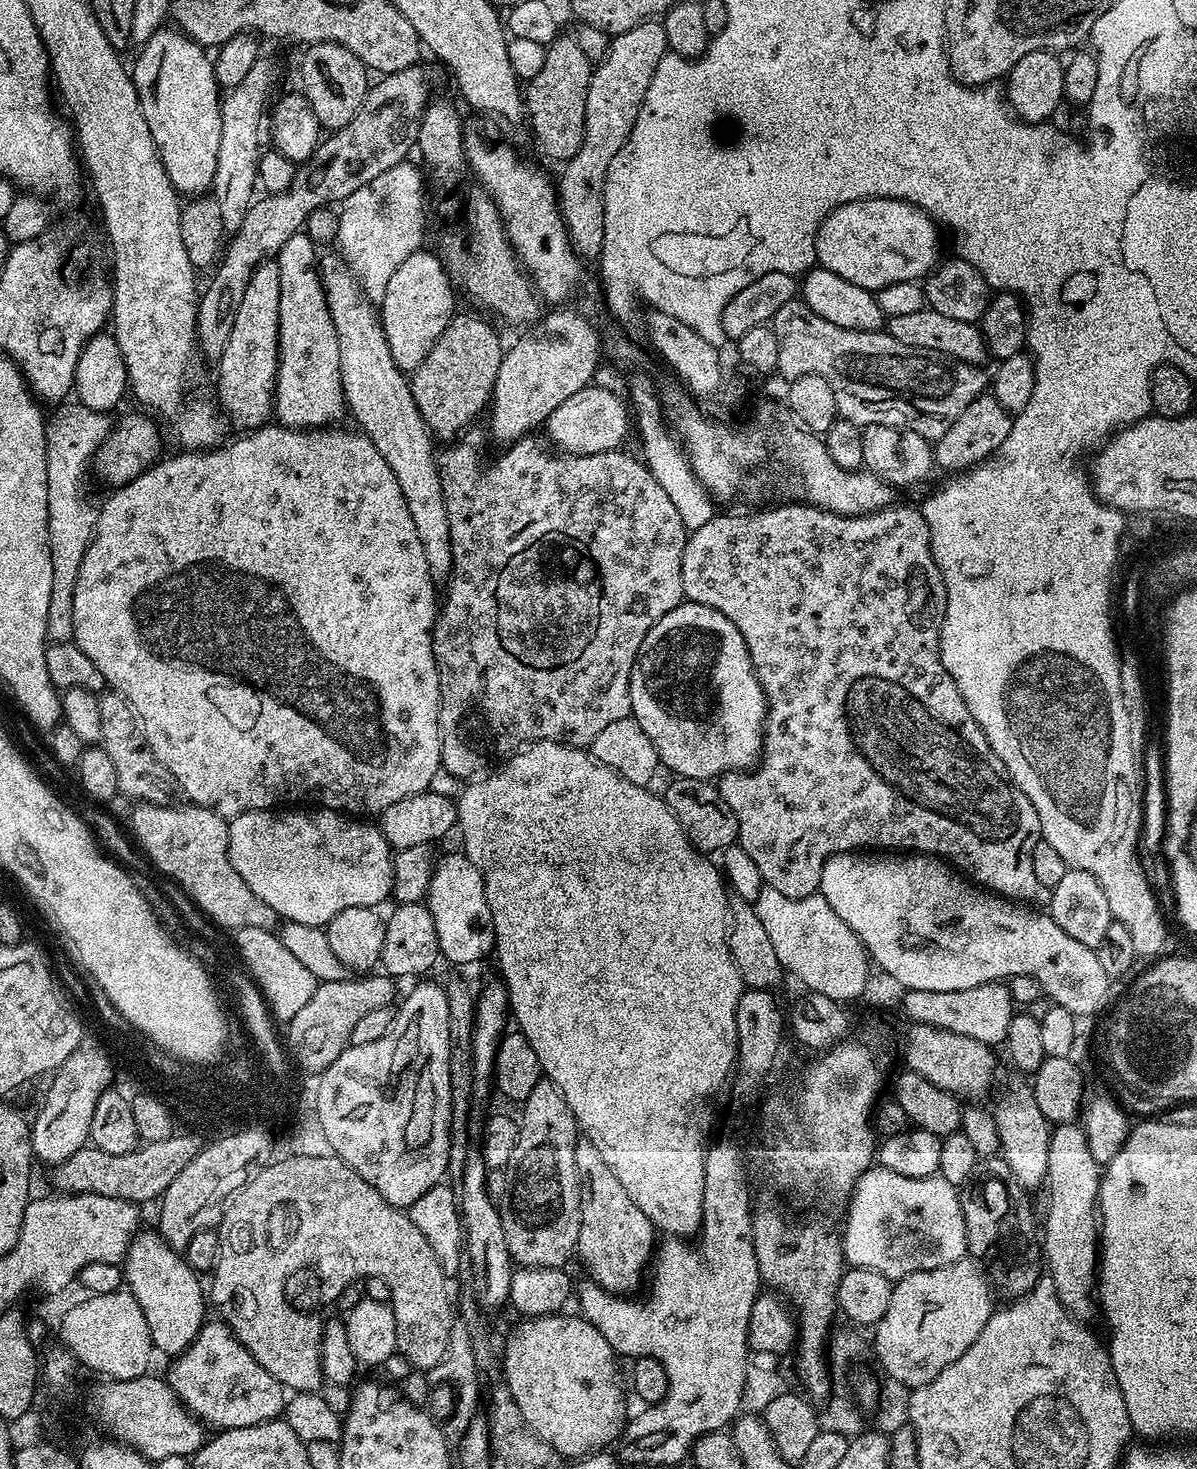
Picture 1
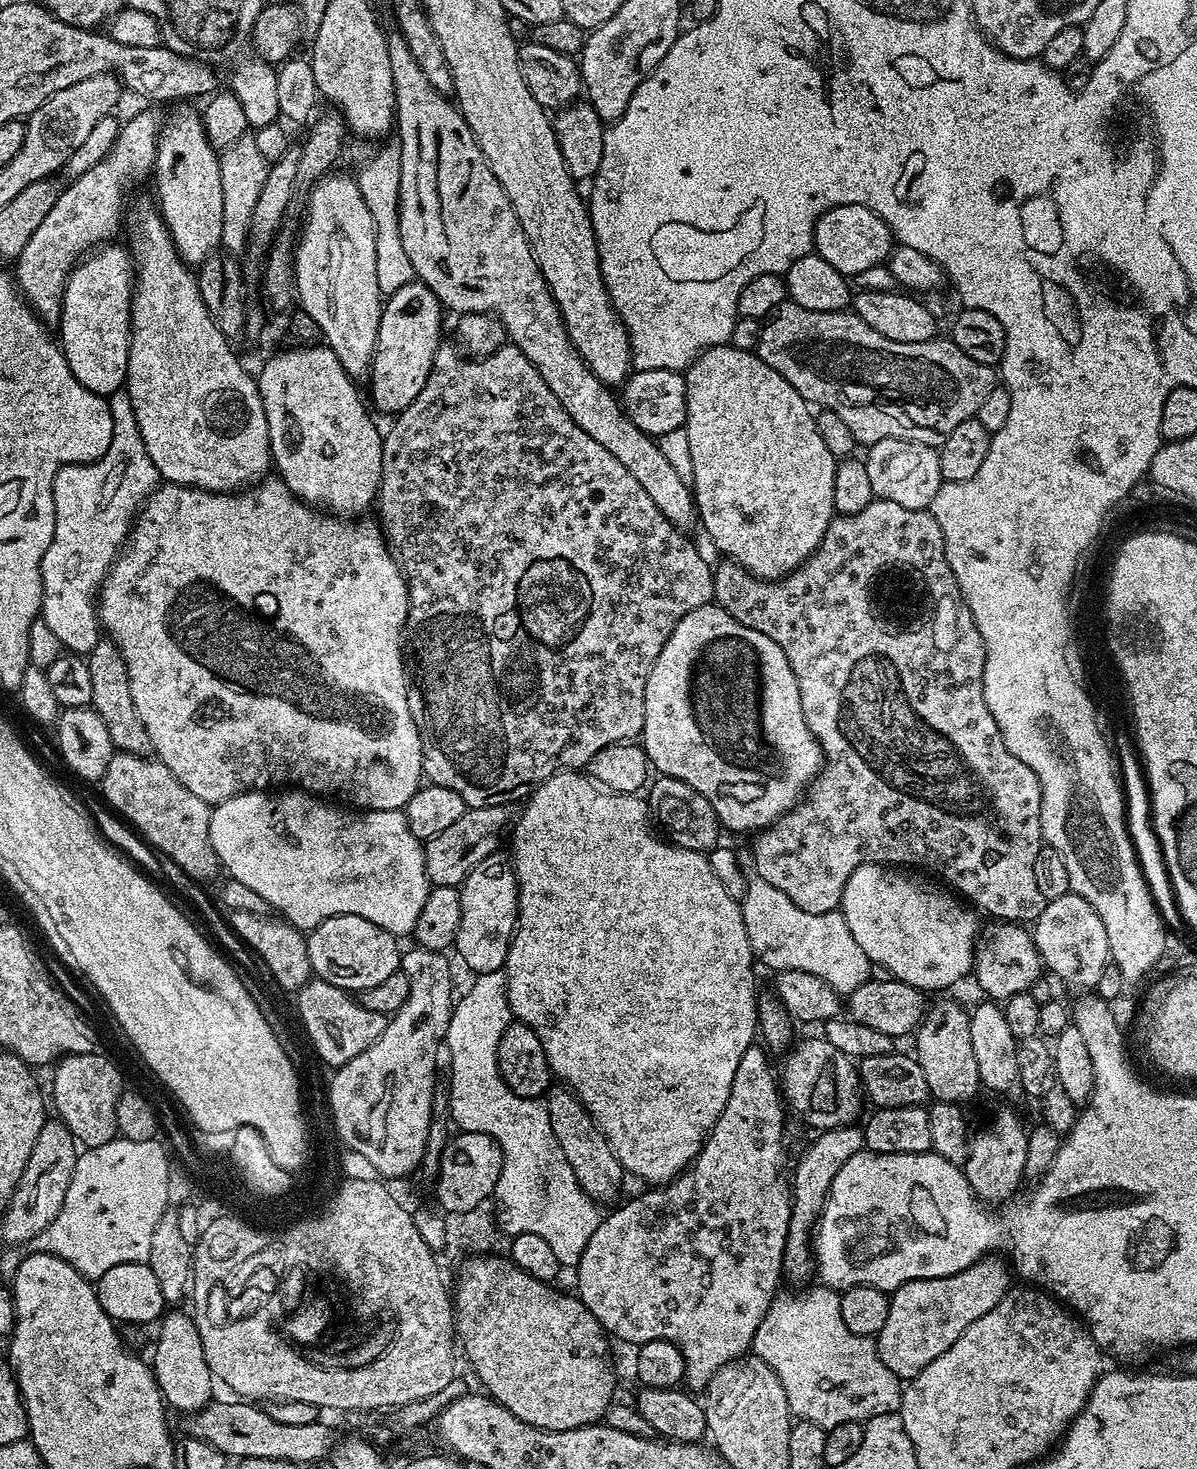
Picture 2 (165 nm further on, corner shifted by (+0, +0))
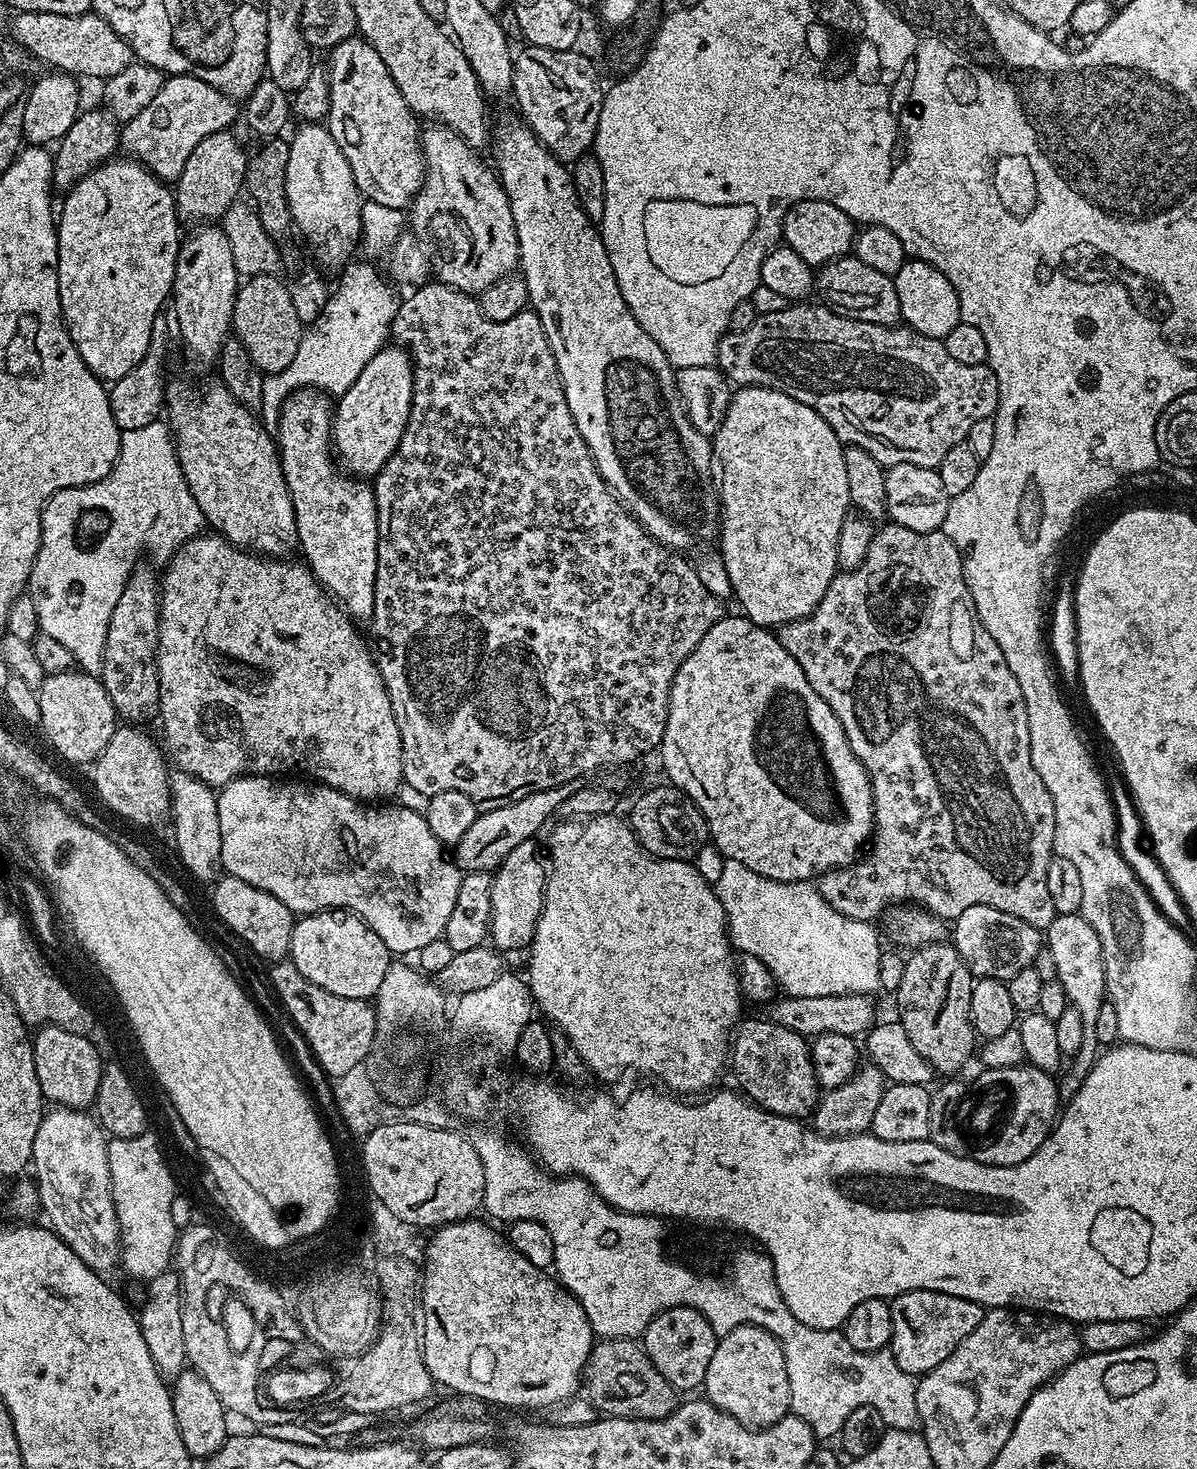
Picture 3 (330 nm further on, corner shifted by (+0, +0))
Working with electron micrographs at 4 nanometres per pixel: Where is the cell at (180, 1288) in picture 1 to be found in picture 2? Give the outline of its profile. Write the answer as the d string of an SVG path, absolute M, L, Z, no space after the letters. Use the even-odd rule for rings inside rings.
M169 1311L159 1321L160 1333L156 1336L156 1349L150 1355L150 1367L156 1375L165 1405L169 1409L177 1408L183 1414L191 1414L205 1408L213 1399L214 1377L210 1366L206 1366L206 1354L202 1354L202 1338L195 1319L184 1312Z

